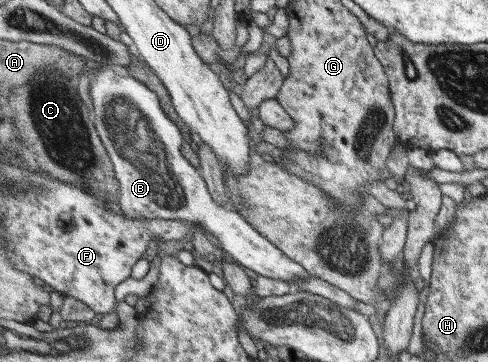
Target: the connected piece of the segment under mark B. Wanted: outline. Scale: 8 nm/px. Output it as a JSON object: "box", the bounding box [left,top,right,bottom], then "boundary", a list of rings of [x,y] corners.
{"box":[89,66,310,282],"boundary":[[[98,66],[89,82],[89,98],[94,130],[119,184],[120,211],[131,219],[147,217],[187,221],[196,226],[205,224],[220,250],[259,276],[285,282],[310,276],[302,265],[271,244],[240,213],[225,210],[209,196],[209,189],[205,188],[197,170],[181,156],[179,146],[183,140],[177,126],[167,120],[151,90],[133,78],[117,76],[109,66]]]}

